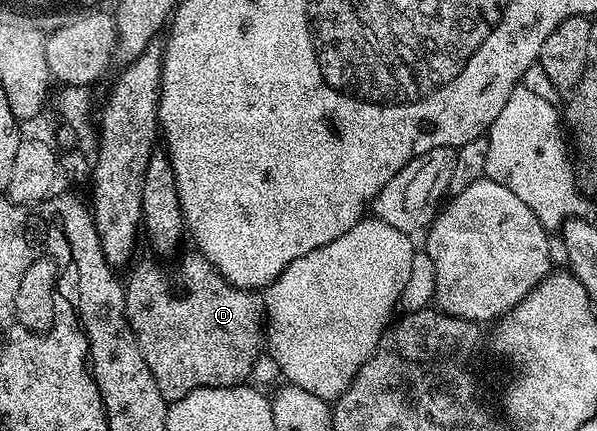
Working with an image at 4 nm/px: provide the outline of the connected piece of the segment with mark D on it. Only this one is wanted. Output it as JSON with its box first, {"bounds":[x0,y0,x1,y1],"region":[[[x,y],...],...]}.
{"bounds":[125,260,266,402],"region":[[[185,260],[177,268],[177,276],[168,276],[157,264],[137,264],[132,265],[133,273],[125,284],[125,317],[129,320],[131,330],[139,342],[139,350],[143,354],[143,362],[147,362],[147,370],[151,370],[151,378],[155,378],[155,386],[159,386],[159,394],[167,402],[172,402],[183,398],[191,390],[200,388],[236,388],[244,385],[245,380],[253,372],[253,367],[257,364],[257,355],[263,352],[263,325],[266,323],[265,297],[260,291],[251,288],[240,288],[235,286],[230,280],[221,277],[221,273],[208,262],[192,264]]]}

